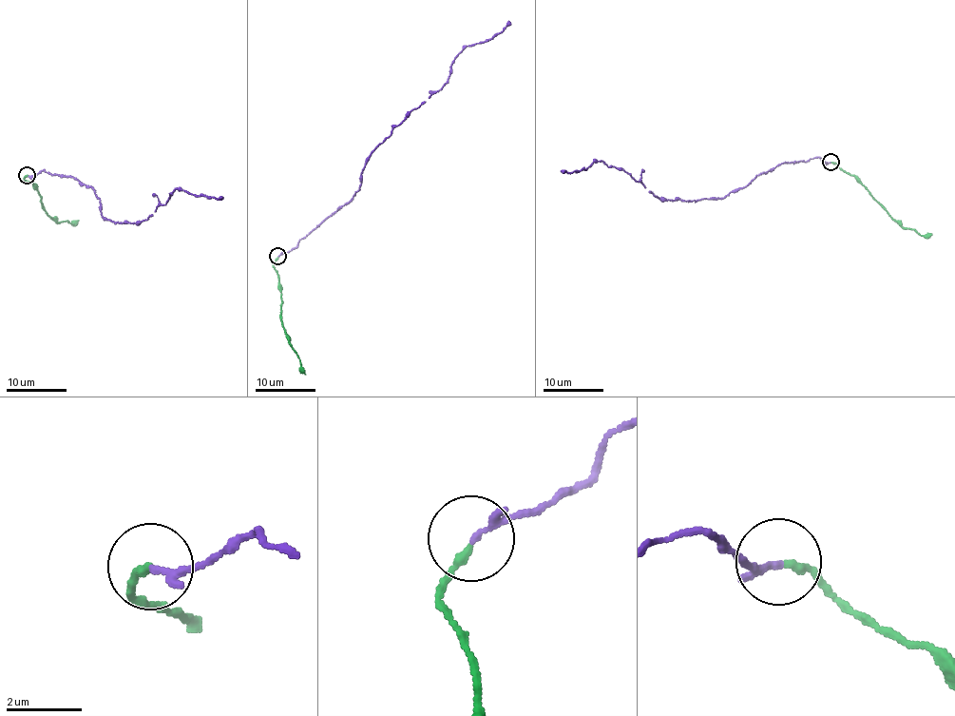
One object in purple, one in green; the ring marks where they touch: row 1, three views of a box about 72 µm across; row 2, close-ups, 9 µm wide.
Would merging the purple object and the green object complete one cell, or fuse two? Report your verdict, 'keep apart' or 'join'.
join

